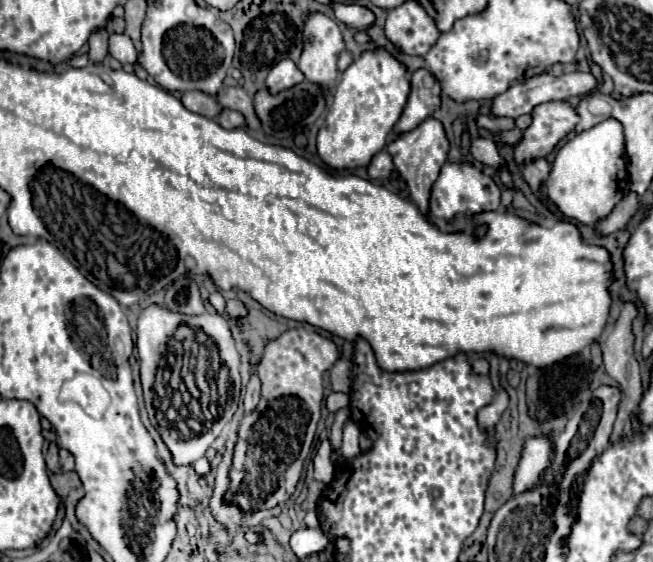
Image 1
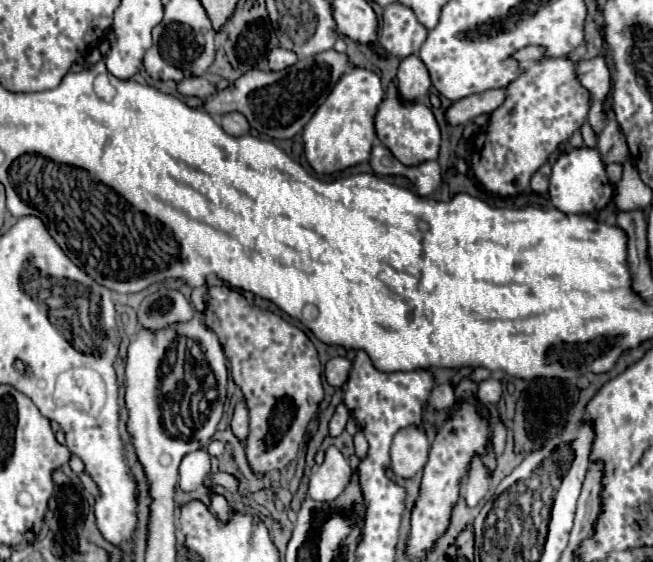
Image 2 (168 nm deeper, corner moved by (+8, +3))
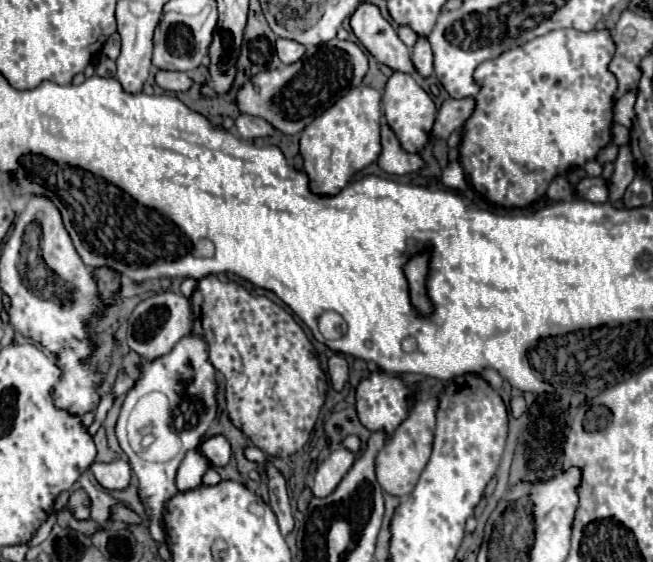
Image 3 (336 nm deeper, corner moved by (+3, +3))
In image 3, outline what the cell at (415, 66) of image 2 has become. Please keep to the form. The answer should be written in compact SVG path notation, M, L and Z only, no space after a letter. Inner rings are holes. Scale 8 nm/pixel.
M421 36L417 40L417 44L411 50L411 62L413 62L419 76L427 78L433 74L433 54L431 54L431 46L429 46L427 38Z

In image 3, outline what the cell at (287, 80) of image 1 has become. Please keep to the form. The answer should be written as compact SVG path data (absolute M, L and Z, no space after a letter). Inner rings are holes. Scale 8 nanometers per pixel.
M277 40L277 56L283 64L293 64L305 54L305 46L293 42L293 40Z

